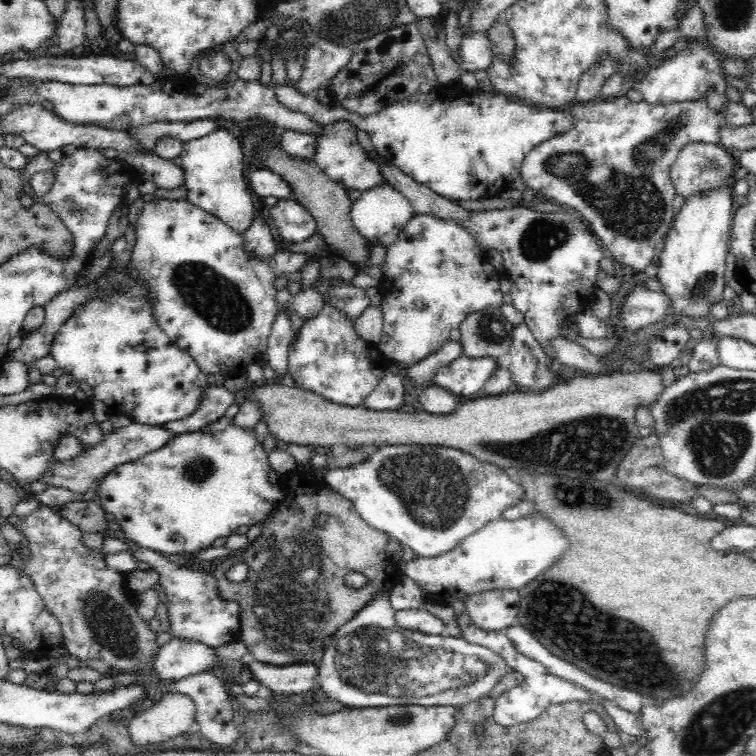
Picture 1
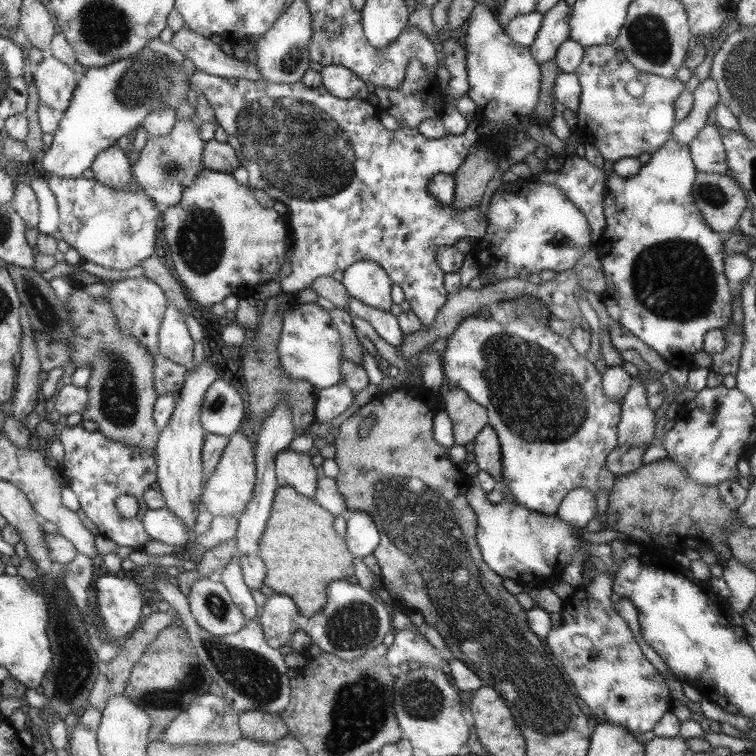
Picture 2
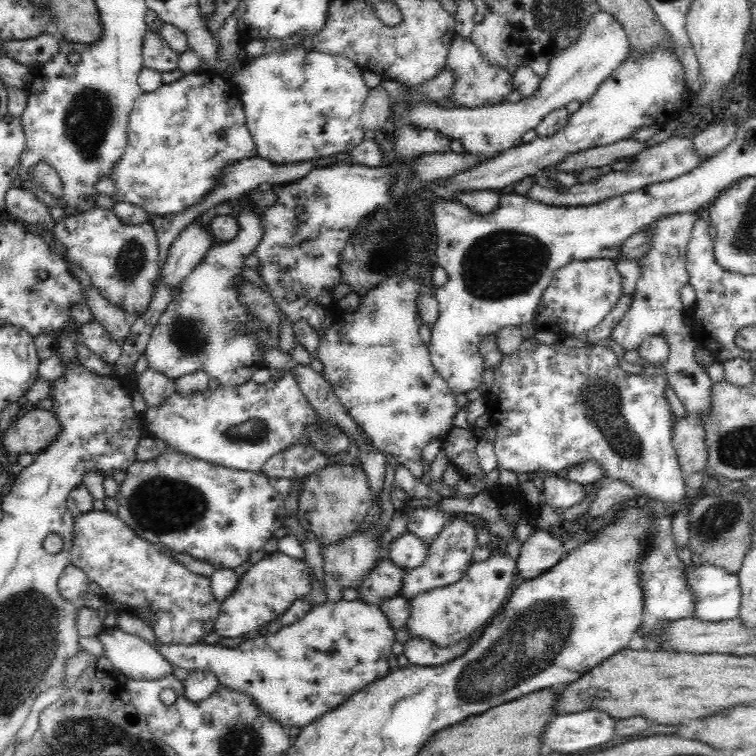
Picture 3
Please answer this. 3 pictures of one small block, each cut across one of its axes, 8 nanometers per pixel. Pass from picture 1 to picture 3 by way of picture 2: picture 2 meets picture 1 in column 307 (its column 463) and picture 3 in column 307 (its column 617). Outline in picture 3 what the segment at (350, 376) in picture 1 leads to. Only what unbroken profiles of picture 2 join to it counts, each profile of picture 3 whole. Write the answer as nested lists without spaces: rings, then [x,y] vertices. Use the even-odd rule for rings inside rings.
[[[284,371],[280,378],[272,378],[266,384],[254,383],[252,379],[242,386],[228,388],[219,386],[215,390],[209,389],[195,394],[172,393],[168,398],[154,408],[145,411],[145,430],[150,437],[160,440],[168,447],[176,448],[198,459],[210,461],[217,465],[224,465],[240,471],[259,472],[264,463],[294,444],[310,447],[306,427],[312,422],[320,422],[314,407],[300,390],[293,372]]]

